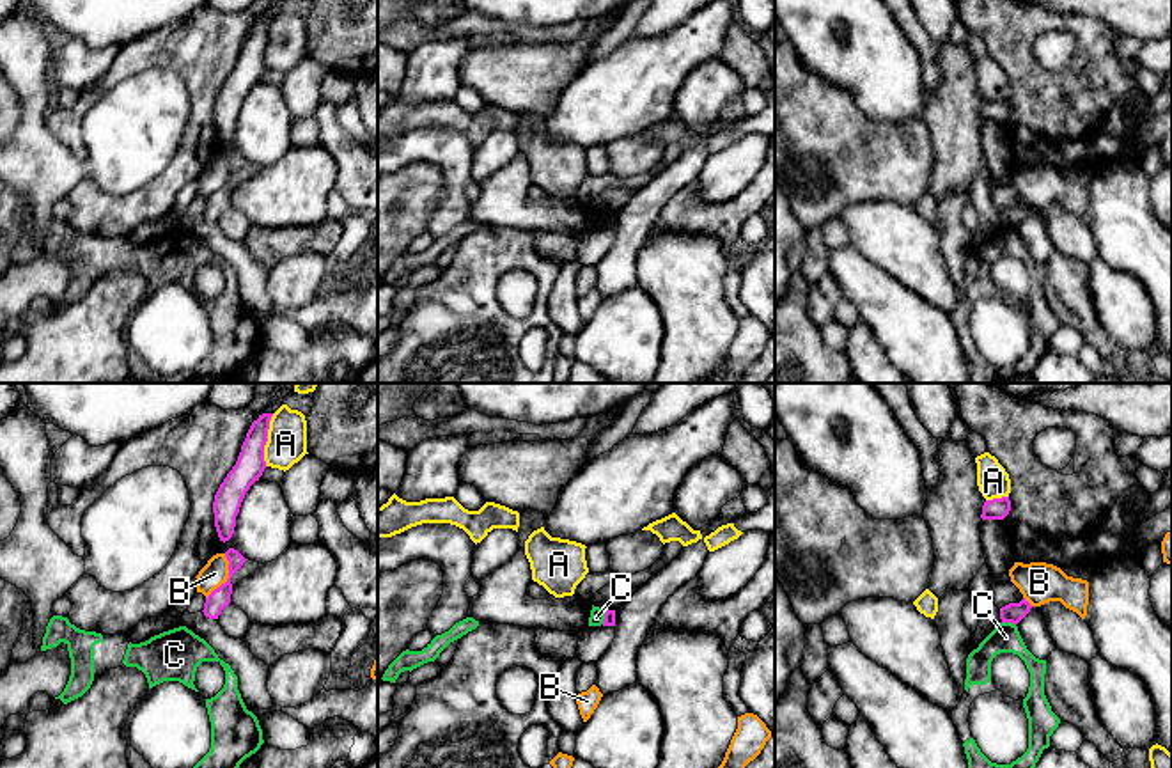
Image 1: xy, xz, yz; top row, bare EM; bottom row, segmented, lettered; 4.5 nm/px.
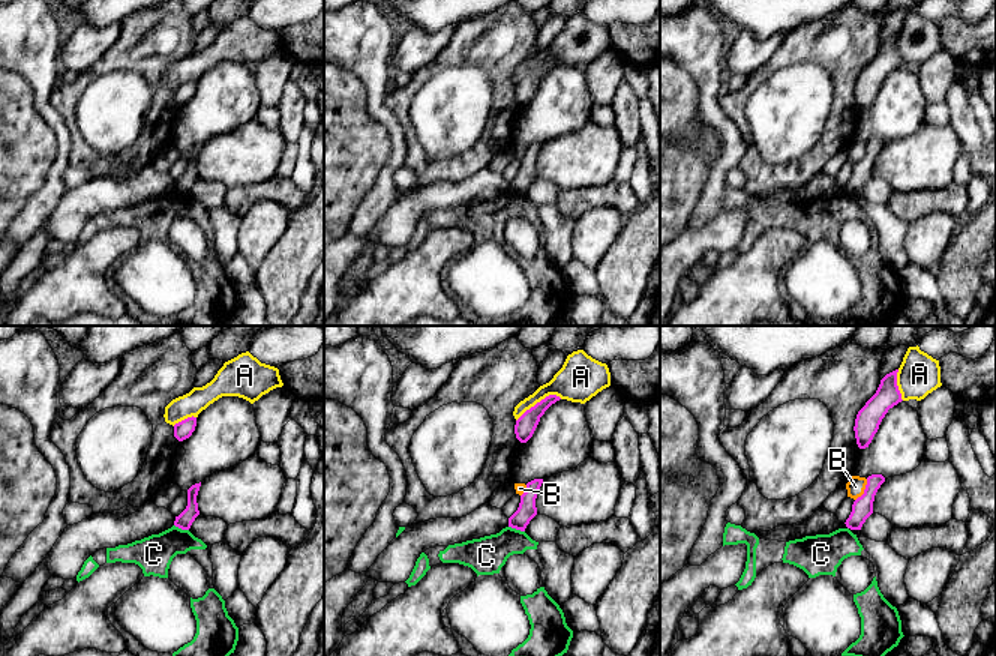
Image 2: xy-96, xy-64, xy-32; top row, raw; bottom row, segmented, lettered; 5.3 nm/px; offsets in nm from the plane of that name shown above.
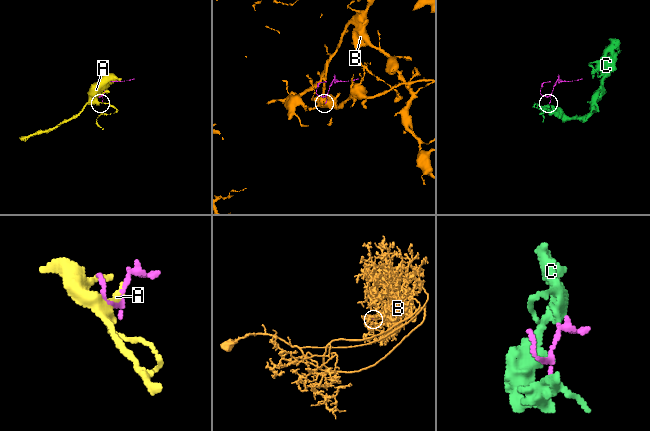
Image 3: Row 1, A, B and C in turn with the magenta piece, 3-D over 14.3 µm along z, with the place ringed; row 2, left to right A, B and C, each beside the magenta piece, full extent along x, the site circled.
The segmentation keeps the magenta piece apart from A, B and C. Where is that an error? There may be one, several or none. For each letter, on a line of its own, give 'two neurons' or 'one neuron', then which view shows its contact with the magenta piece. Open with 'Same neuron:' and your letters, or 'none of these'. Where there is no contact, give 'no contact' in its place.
Same neuron: none of these
A: two neurons | xy
B: two neurons | xy
C: two neurons | yz

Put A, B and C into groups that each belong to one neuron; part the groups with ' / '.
A / B / C

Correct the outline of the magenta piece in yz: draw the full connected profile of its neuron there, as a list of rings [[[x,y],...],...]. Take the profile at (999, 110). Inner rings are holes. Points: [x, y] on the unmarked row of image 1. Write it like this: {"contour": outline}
{"contour": [[[1009,99],[986,103],[982,108],[982,122],[1004,122],[1011,114]]]}

